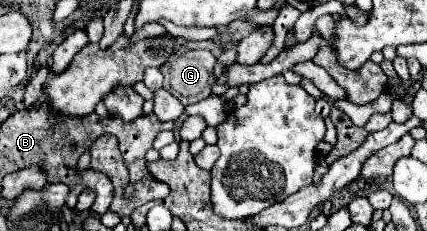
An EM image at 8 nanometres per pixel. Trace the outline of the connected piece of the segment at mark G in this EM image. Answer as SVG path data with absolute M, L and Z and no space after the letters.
M206 49L186 51L182 55L174 53L160 67L164 73L164 89L184 107L210 97L212 85L216 83L214 61L212 51Z

